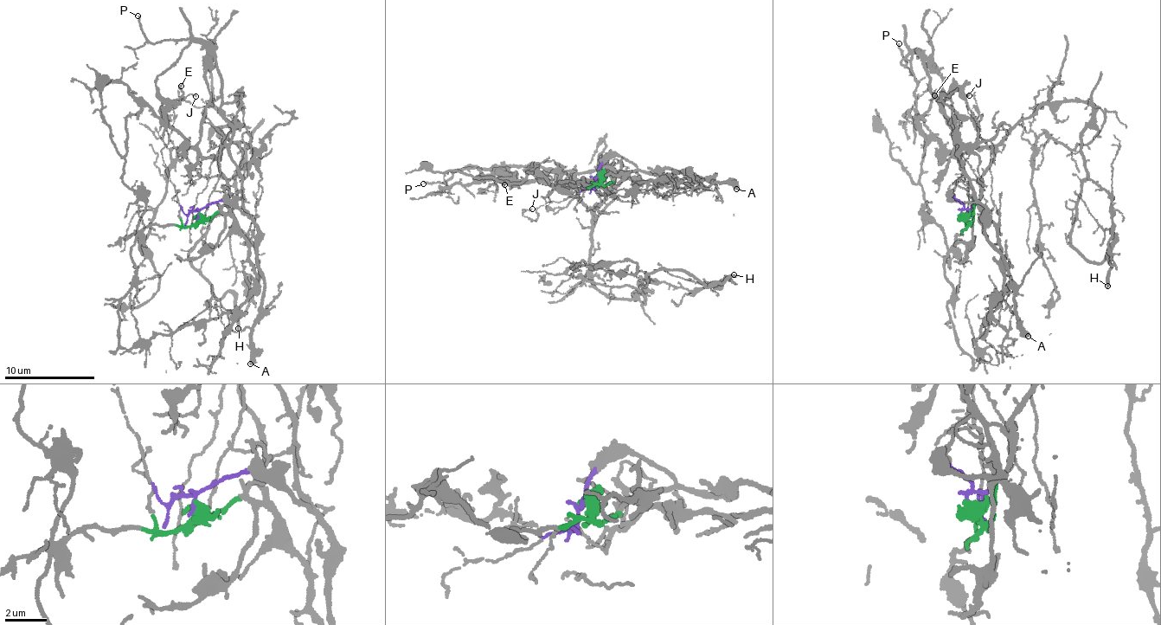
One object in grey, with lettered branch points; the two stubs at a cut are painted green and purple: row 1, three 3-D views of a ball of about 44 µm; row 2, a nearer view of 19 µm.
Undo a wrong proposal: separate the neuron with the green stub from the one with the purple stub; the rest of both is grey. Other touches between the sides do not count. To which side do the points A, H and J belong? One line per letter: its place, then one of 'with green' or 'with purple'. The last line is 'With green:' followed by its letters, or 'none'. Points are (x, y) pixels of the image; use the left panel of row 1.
A: place (250, 364); with purple
H: place (238, 328); with green
J: place (195, 96); with purple
With green: H

